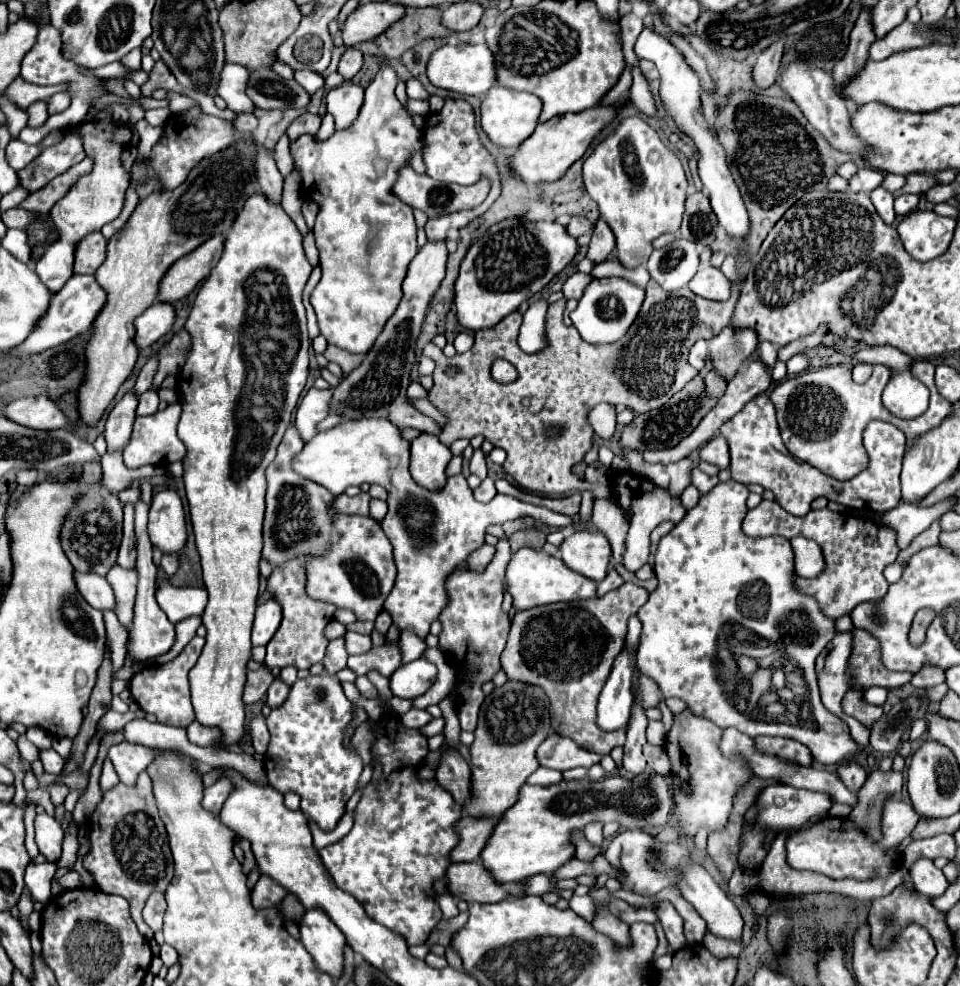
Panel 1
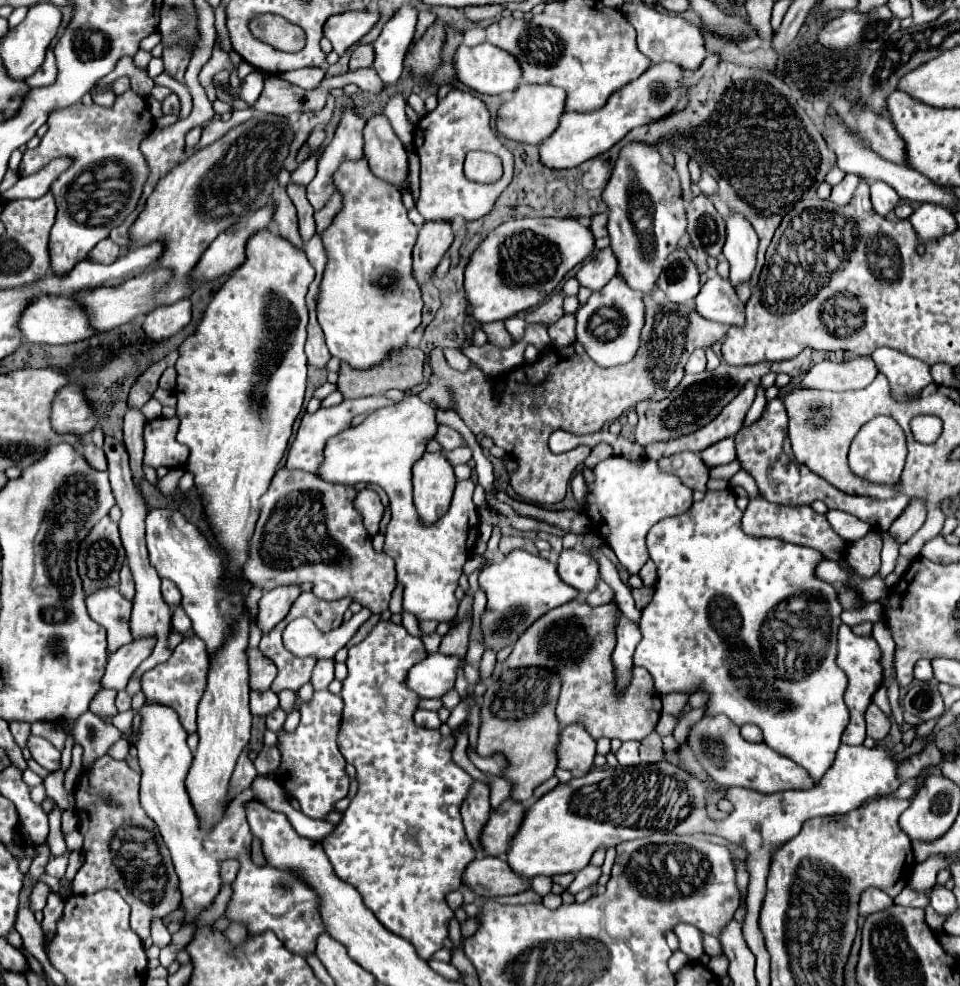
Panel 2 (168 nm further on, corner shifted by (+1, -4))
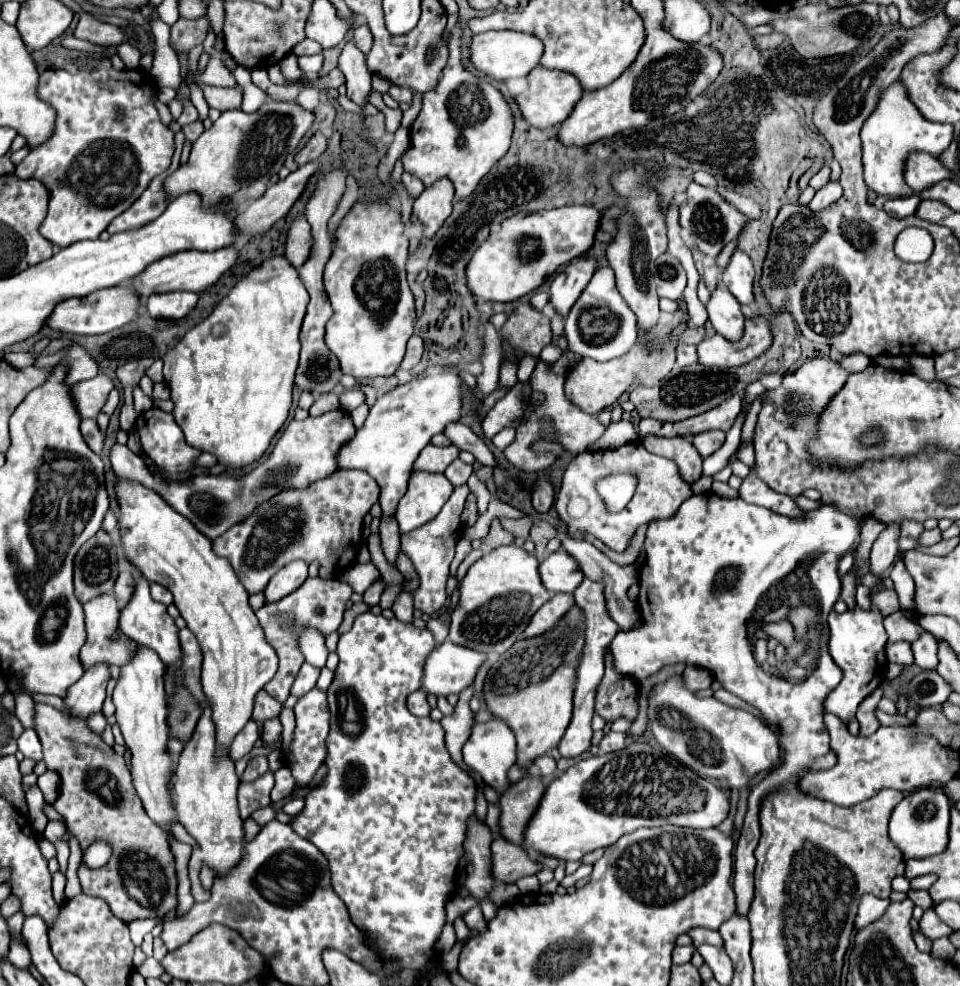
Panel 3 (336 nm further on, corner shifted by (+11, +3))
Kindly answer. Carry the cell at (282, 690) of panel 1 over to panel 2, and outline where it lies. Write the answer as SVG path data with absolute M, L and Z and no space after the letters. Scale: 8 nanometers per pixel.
M276 707L272 713L268 713L266 715L266 727L270 729L270 731L278 731L278 729L282 729L282 725L284 725L284 719L286 719L286 713L282 711L282 707Z

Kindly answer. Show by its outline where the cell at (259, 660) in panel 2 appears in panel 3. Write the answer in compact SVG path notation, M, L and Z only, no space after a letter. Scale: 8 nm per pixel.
M116 480L114 490L116 490L118 506L120 506L118 528L120 528L124 558L132 566L136 566L148 582L158 582L172 592L174 604L180 610L180 616L186 620L188 628L196 634L202 646L202 652L204 652L202 690L212 710L212 722L216 726L218 756L228 756L234 736L252 718L256 694L274 678L278 668L278 656L274 648L266 642L262 626L258 624L256 614L252 612L248 604L248 592L244 592L244 586L236 580L236 574L232 572L232 566L228 564L228 560L214 554L212 542L204 534L200 534L182 514L178 514L158 492L152 492L140 482Z

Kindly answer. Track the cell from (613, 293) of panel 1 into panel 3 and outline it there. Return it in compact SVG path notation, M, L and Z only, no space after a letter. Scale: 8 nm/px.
M610 266L598 268L566 318L566 338L570 350L580 356L606 362L626 354L636 344L636 336L638 336L636 314L628 308L626 300L620 296L612 268Z

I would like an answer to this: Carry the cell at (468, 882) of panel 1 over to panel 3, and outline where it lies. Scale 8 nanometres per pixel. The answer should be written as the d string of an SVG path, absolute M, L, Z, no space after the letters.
M496 838L492 842L492 872L498 882L514 884L524 876L532 876L542 870L542 864L528 858L522 846L508 842L506 838Z

